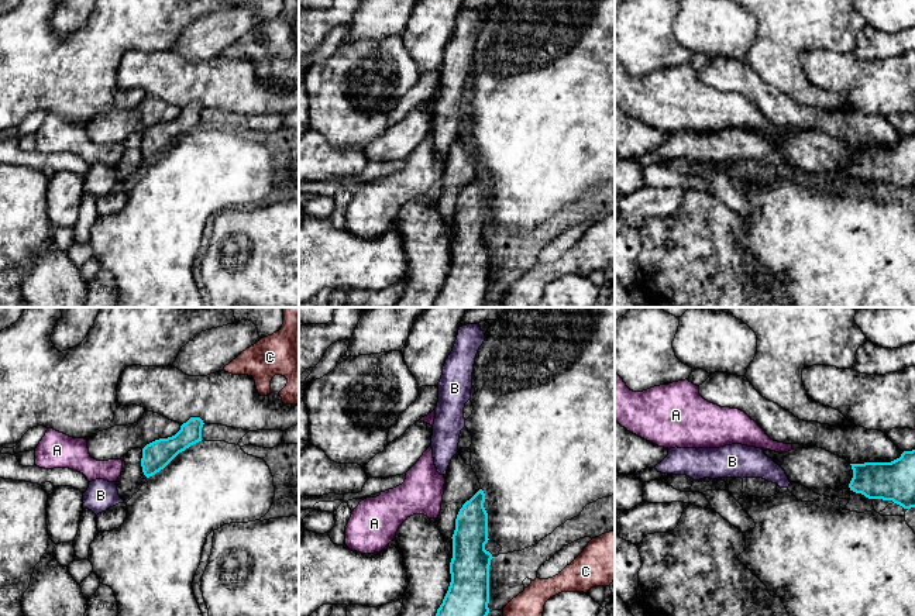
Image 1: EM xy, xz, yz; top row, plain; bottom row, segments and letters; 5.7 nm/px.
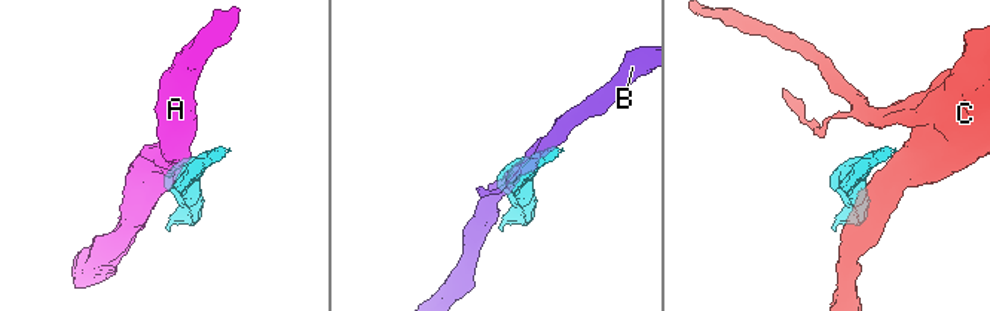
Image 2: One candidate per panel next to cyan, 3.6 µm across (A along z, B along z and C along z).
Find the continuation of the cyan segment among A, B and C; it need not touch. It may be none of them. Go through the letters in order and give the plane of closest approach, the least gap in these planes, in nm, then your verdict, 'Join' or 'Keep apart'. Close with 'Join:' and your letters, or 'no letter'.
A: Closest in xz. Distance 100 nm. Keep apart
B: Closest in xy. Distance 170 nm. Keep apart
C: Closest in xz. Distance 90 nm. Keep apart
Join: no letter

